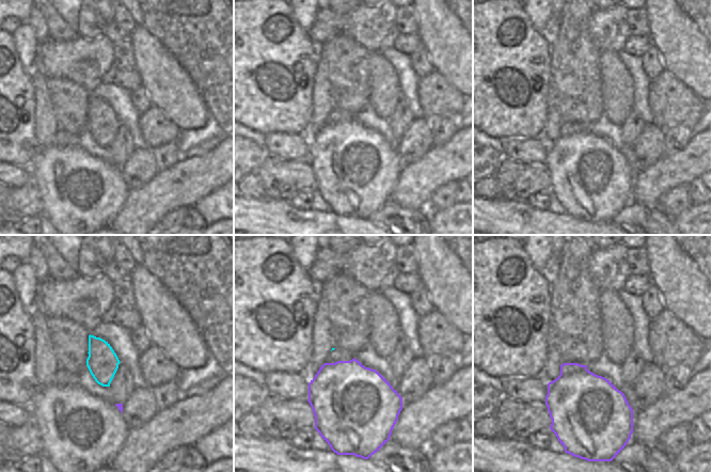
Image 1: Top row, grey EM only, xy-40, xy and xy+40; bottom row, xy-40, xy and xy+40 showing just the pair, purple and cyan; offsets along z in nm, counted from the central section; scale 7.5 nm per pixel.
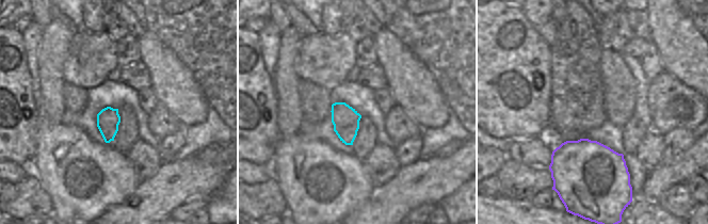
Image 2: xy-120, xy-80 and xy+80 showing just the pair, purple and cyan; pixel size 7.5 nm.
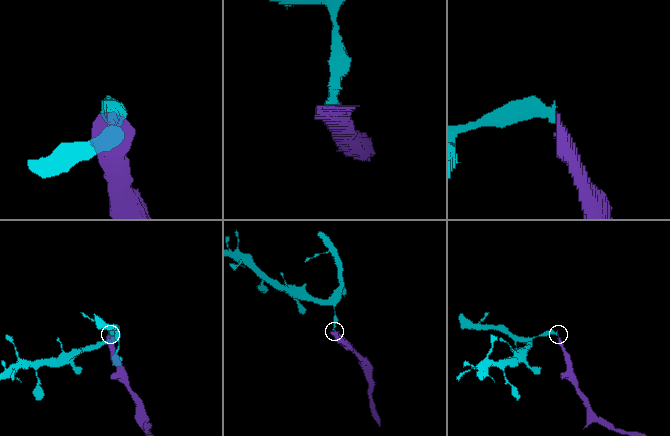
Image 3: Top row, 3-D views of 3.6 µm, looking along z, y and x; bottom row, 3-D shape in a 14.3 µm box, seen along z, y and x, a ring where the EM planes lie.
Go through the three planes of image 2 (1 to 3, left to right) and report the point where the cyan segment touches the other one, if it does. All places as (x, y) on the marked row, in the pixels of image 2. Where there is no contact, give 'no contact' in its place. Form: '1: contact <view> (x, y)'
1: no contact
2: no contact
3: no contact

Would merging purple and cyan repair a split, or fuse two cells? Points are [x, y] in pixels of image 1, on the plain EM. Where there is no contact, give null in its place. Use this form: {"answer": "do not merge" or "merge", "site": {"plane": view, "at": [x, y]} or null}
{"answer": "do not merge", "site": null}

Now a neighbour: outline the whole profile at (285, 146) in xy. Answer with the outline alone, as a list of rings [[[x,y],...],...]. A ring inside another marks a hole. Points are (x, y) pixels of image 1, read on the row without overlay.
[[[271,132],[264,137],[264,148],[282,160],[308,161],[308,145],[301,135]]]

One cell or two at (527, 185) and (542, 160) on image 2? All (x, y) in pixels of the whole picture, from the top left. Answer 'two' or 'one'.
two

